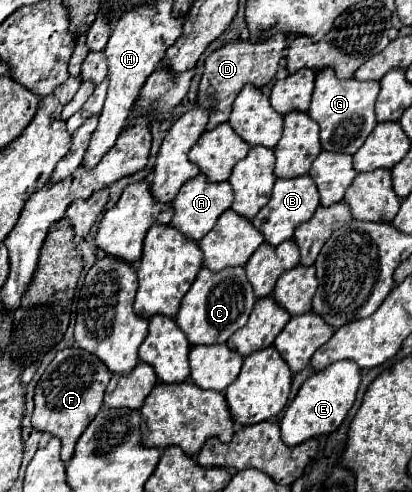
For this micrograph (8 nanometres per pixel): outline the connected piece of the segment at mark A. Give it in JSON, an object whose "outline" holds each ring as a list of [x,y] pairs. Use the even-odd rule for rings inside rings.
{"outline":[[[200,173],[198,177],[194,177],[188,183],[184,183],[182,189],[178,191],[178,195],[174,197],[174,201],[172,201],[174,217],[172,217],[170,225],[174,229],[178,229],[180,233],[188,235],[192,241],[200,241],[216,225],[218,217],[226,209],[230,209],[230,203],[232,203],[230,183],[228,181],[224,181],[224,183],[208,183],[208,179]]]}

